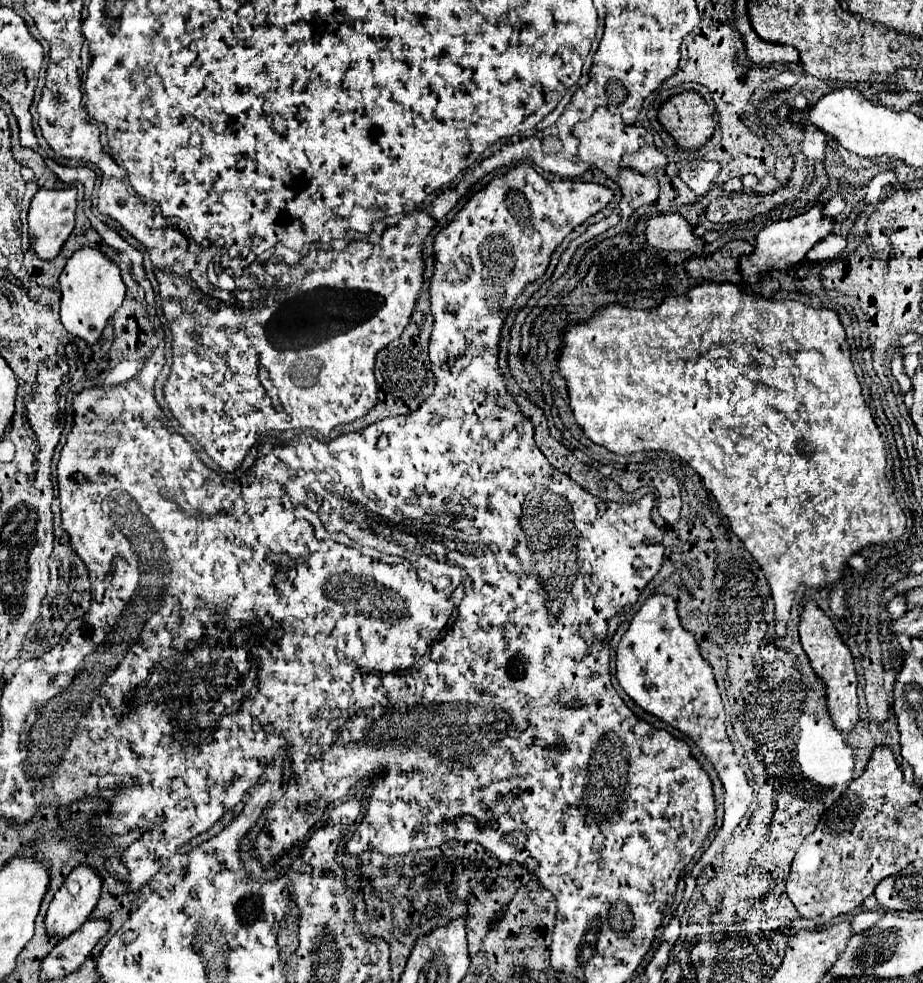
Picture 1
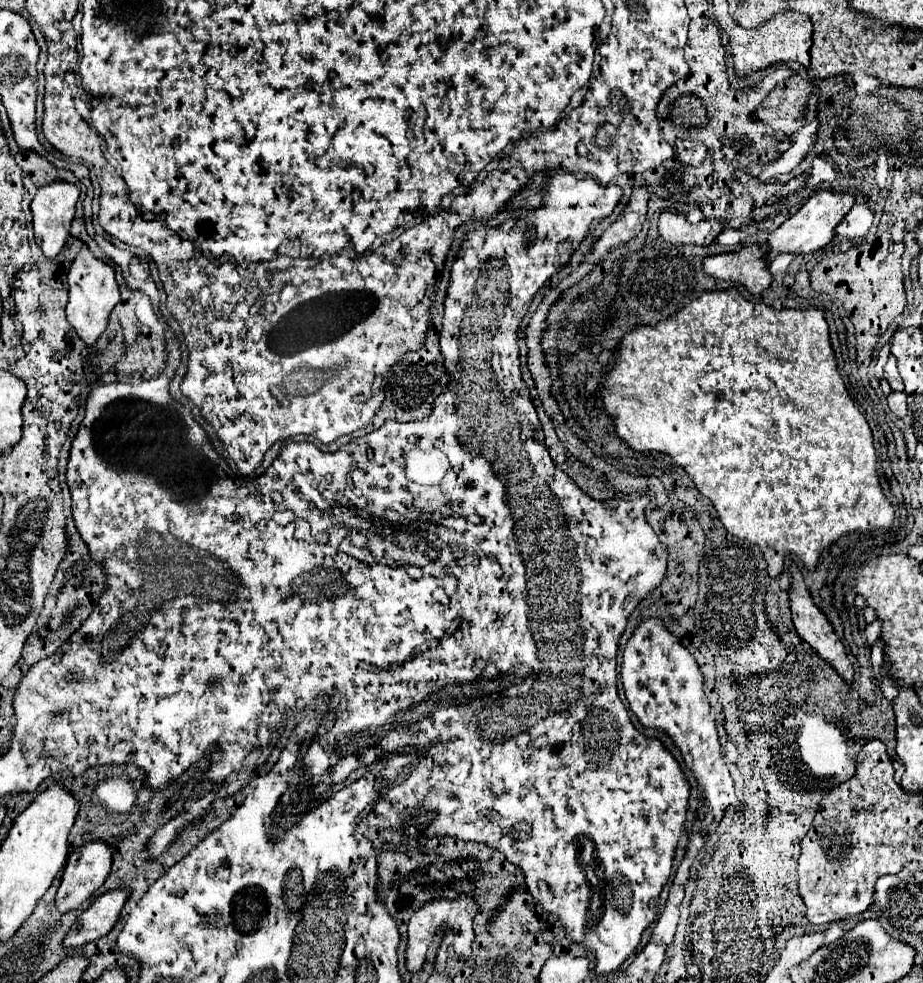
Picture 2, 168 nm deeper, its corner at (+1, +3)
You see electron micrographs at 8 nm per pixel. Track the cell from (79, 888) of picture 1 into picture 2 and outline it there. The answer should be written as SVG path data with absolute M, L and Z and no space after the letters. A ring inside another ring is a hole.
M90 841L78 847L64 867L62 883L56 895L60 911L72 911L86 903L86 899L102 887L112 867L112 847L104 841Z

